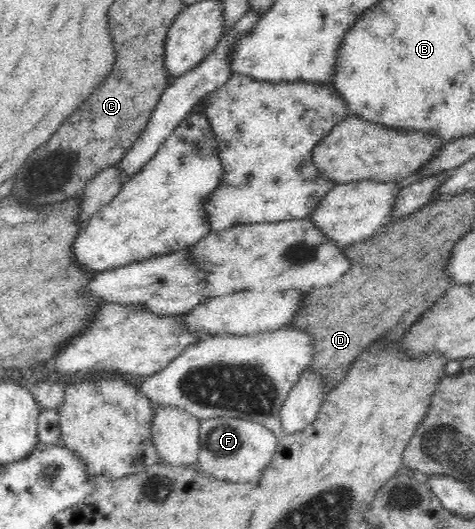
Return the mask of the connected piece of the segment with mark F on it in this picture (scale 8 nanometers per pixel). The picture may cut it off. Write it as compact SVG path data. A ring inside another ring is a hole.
M235 417L201 419L199 421L200 453L197 463L202 467L203 472L209 474L211 478L229 483L253 482L262 477L262 471L270 465L274 452L278 449L278 440L279 437L274 435L269 429L247 419Z

